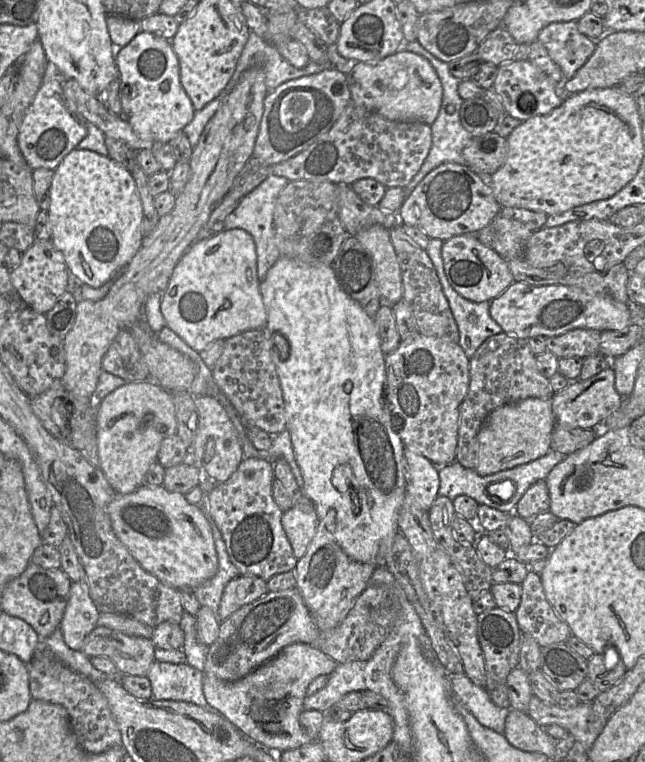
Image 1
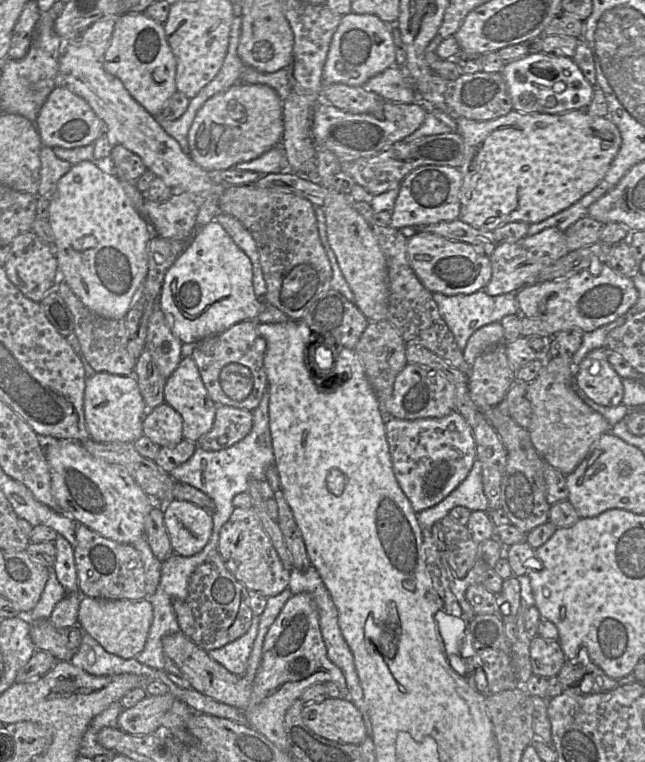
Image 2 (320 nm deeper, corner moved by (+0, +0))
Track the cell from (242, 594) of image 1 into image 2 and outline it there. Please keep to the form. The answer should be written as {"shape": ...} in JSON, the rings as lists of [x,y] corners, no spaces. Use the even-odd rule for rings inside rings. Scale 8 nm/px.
{"shape":[[[219,552],[210,553],[191,574],[186,602],[194,617],[194,632],[190,639],[205,651],[221,648],[245,634],[254,617],[249,606],[249,590],[227,569]]]}

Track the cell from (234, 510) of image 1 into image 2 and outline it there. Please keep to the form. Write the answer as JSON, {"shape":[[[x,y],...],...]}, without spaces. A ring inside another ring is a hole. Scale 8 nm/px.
{"shape":[[[235,508],[219,532],[218,552],[227,569],[247,590],[265,597],[288,589],[291,571],[286,569],[253,508]]]}

